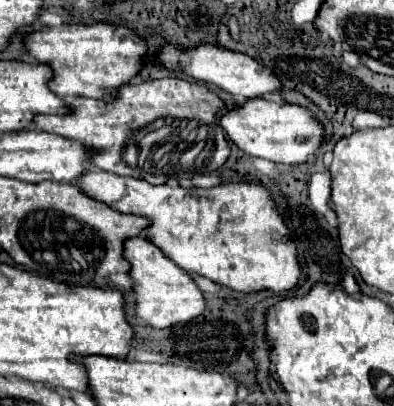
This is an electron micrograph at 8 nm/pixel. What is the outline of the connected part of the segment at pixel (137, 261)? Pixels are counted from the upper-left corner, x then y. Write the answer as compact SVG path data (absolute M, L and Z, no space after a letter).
M138 236L138 238L130 238L128 244L124 244L124 256L130 260L132 270L130 276L134 280L134 294L136 294L136 318L148 322L154 328L170 328L182 322L190 322L194 318L198 318L204 310L206 310L206 300L200 292L200 288L194 284L192 276L188 272L184 272L180 266L176 266L160 248L156 248L148 238Z

